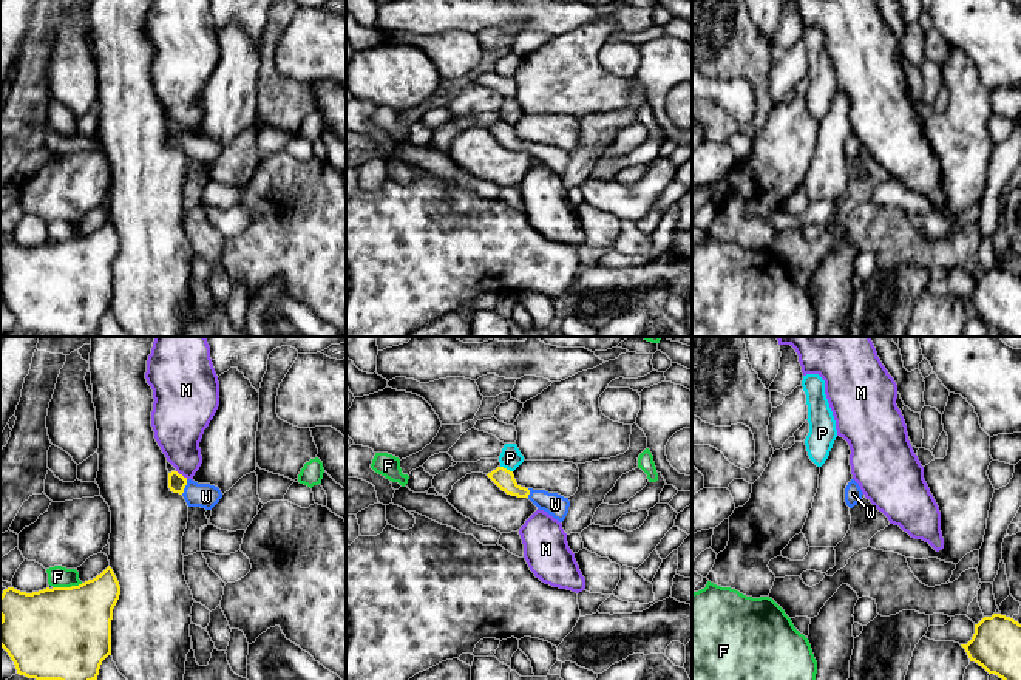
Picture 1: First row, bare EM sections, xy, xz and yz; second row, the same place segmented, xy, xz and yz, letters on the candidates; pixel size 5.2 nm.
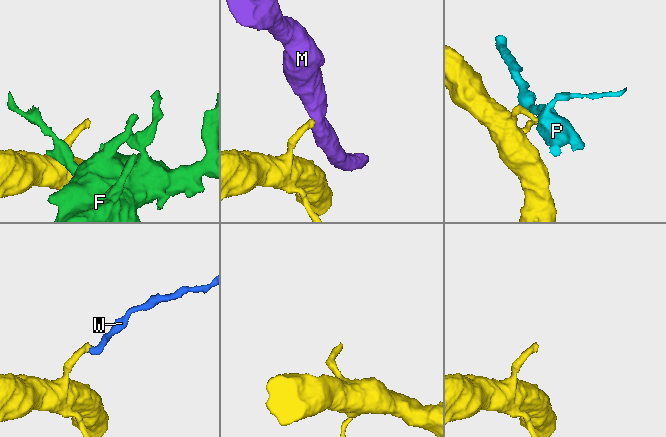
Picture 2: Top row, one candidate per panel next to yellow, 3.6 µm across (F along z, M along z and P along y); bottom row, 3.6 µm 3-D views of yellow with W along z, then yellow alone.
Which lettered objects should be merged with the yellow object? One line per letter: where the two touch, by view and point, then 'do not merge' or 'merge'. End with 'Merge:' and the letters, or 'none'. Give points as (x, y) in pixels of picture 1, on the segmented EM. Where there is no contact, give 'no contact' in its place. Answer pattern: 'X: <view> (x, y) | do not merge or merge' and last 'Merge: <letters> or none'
F: xy (67, 588) | do not merge
M: xy (181, 475) | do not merge
P: xz (505, 469) | do not merge
W: xy (184, 487) | merge
Merge: W

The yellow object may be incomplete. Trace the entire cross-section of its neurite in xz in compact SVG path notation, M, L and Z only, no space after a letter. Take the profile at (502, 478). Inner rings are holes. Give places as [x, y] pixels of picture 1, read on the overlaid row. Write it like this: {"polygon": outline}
{"polygon": "M497 467L487 474L502 491L517 498L528 498L539 510L562 522L568 513L570 501L558 493L521 487L513 471Z"}

